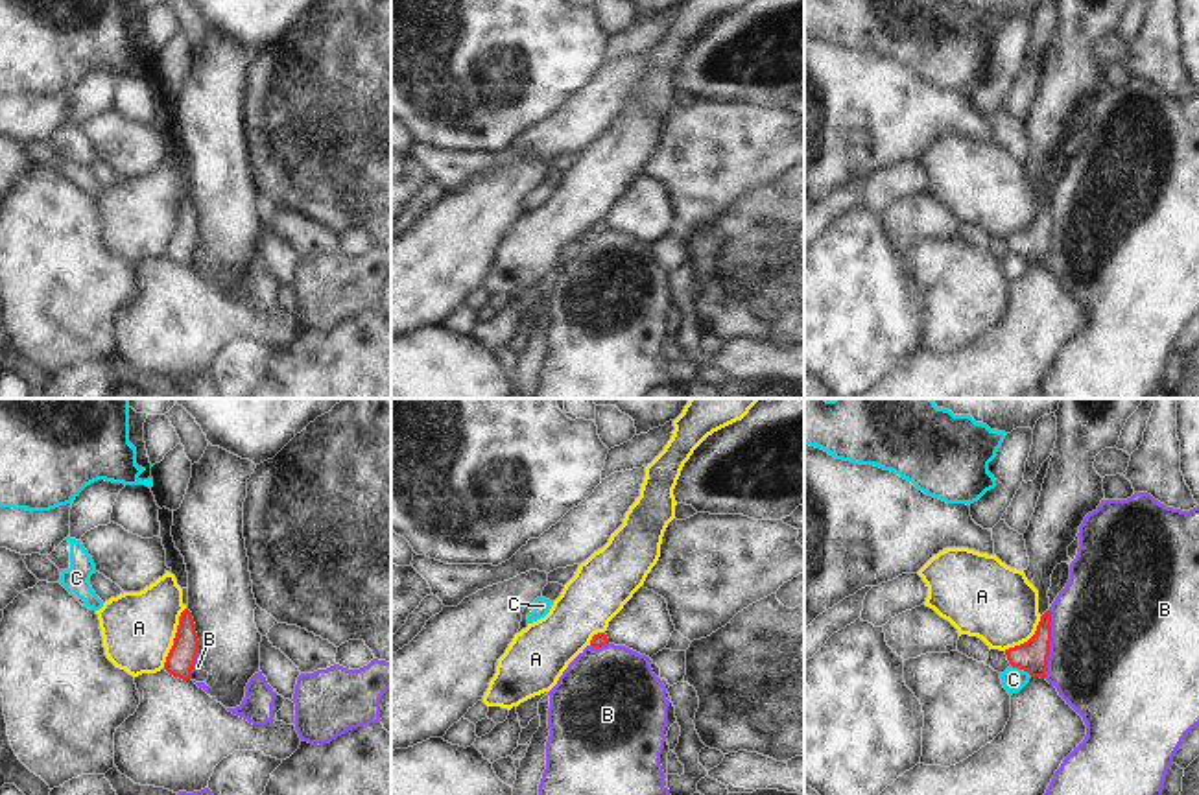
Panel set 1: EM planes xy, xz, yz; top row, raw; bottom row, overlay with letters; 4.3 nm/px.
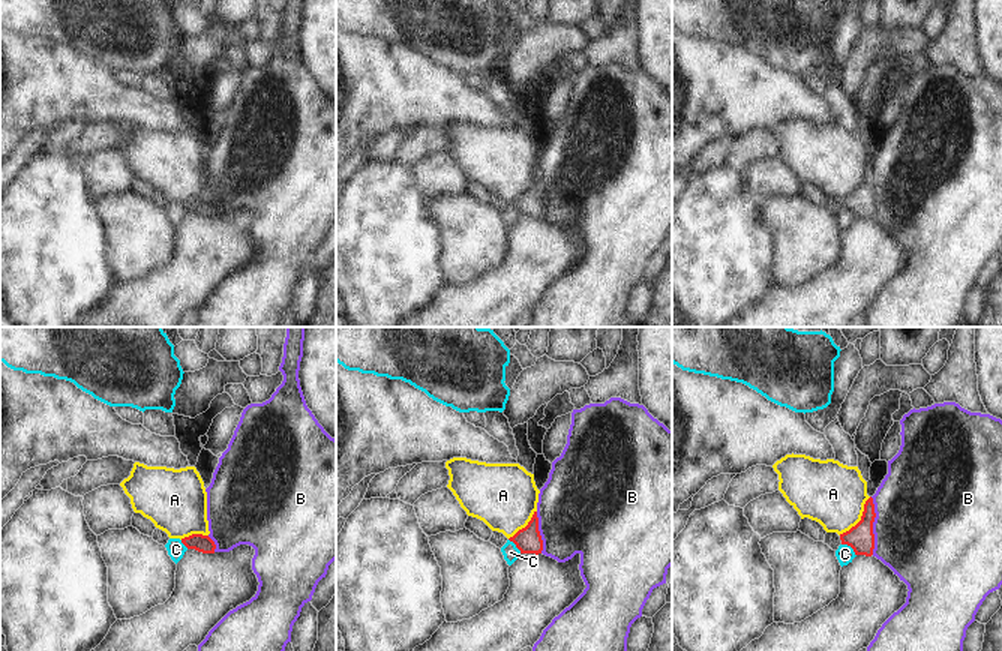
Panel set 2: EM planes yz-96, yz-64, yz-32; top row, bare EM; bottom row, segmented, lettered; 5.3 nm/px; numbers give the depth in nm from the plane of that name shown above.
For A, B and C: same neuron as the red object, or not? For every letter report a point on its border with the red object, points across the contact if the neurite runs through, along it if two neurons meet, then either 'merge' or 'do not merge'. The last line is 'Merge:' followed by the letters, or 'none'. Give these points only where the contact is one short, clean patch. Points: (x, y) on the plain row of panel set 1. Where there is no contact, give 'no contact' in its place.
A: xy (176, 224) | do not merge
B: yz (1048, 231) | along yz (1050, 196), (1050, 242), (1044, 264) | do not merge
C: yz (1020, 255) | along yz (1011, 251), (1030, 261) | do not merge
Merge: none

